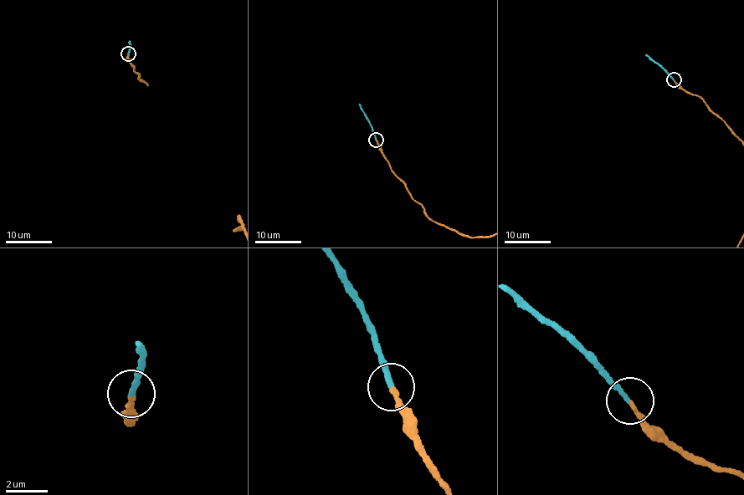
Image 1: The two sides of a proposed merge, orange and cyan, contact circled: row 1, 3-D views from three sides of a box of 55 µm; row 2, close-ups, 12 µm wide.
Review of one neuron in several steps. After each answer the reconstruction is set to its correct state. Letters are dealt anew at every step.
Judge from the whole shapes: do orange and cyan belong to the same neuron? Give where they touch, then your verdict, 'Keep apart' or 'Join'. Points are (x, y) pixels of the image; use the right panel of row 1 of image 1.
Place: (674, 79). Join

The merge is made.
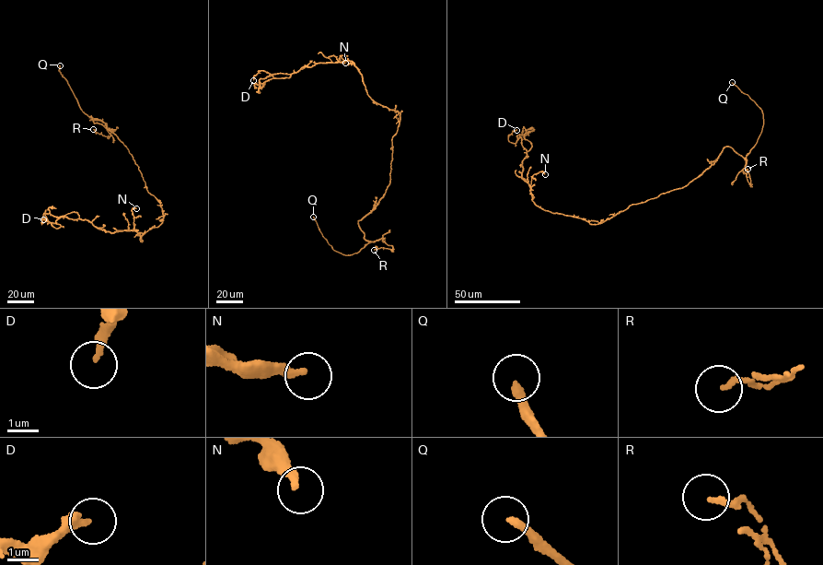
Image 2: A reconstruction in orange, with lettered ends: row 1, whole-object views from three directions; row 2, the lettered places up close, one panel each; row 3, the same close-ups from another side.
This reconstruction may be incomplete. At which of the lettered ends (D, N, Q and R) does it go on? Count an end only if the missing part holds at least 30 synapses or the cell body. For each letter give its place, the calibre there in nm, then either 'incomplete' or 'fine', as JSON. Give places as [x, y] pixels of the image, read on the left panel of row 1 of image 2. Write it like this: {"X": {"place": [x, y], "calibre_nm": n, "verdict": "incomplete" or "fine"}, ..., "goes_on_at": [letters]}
{"D": {"place": [43, 219], "calibre_nm": 200, "verdict": "fine"}, "N": {"place": [136, 208], "calibre_nm": 240, "verdict": "fine"}, "Q": {"place": [60, 65], "calibre_nm": 240, "verdict": "incomplete"}, "R": {"place": [93, 129], "calibre_nm": 140, "verdict": "fine"}, "goes_on_at": ["Q"]}

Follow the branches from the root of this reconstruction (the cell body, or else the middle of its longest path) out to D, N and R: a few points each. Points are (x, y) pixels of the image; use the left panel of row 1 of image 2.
D: (150, 194), (164, 217), (142, 241), (134, 230), (110, 232), (65, 217), (55, 229), (43, 219)
N: (150, 194), (159, 203), (164, 217), (157, 227), (140, 238), (142, 241), (133, 224), (132, 210), (136, 208)
R: (150, 194), (123, 143), (90, 116), (90, 120), (105, 123), (110, 135), (93, 129)

